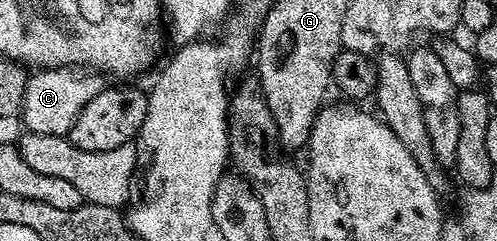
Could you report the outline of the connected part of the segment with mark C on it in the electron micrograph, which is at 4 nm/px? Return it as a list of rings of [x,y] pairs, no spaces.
[[[88,67],[42,69],[33,72],[26,83],[24,102],[19,112],[19,116],[24,117],[23,128],[38,135],[67,137],[70,127],[74,127],[74,119],[82,115],[86,103],[90,103],[90,99],[94,99],[94,95],[101,93],[105,87],[105,78]]]

